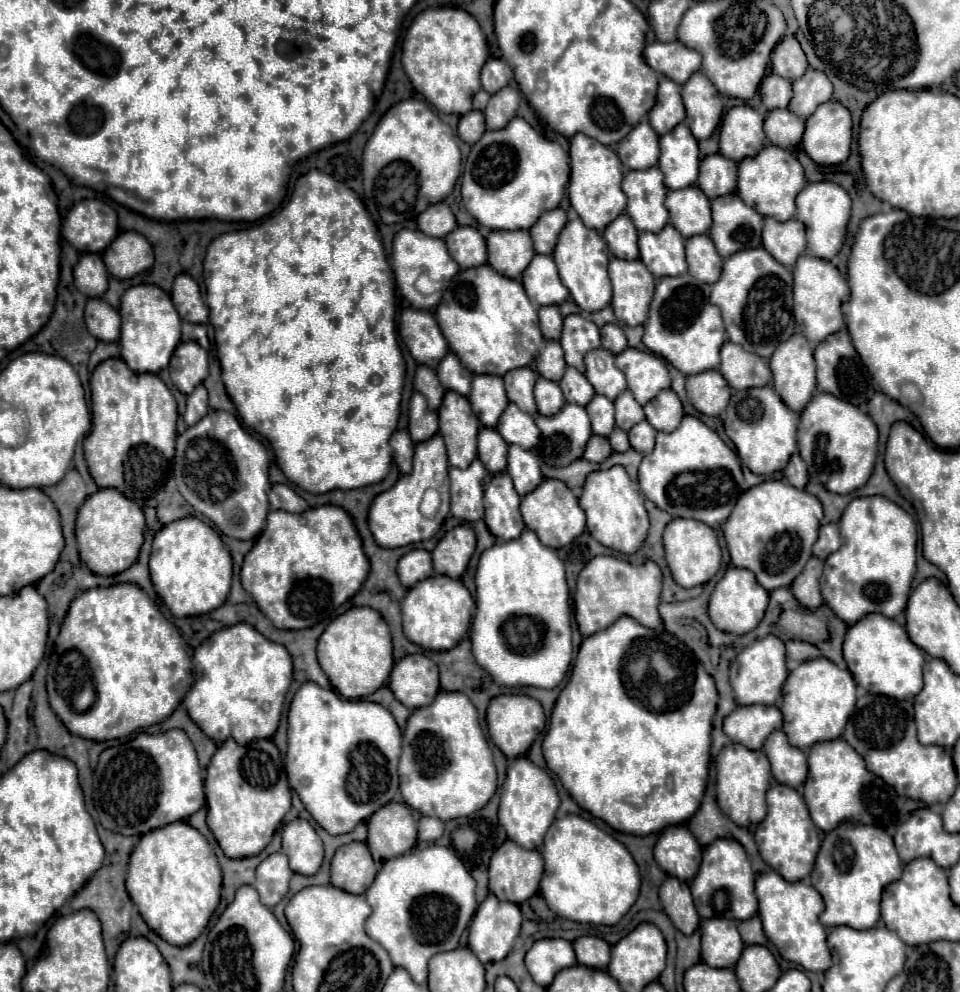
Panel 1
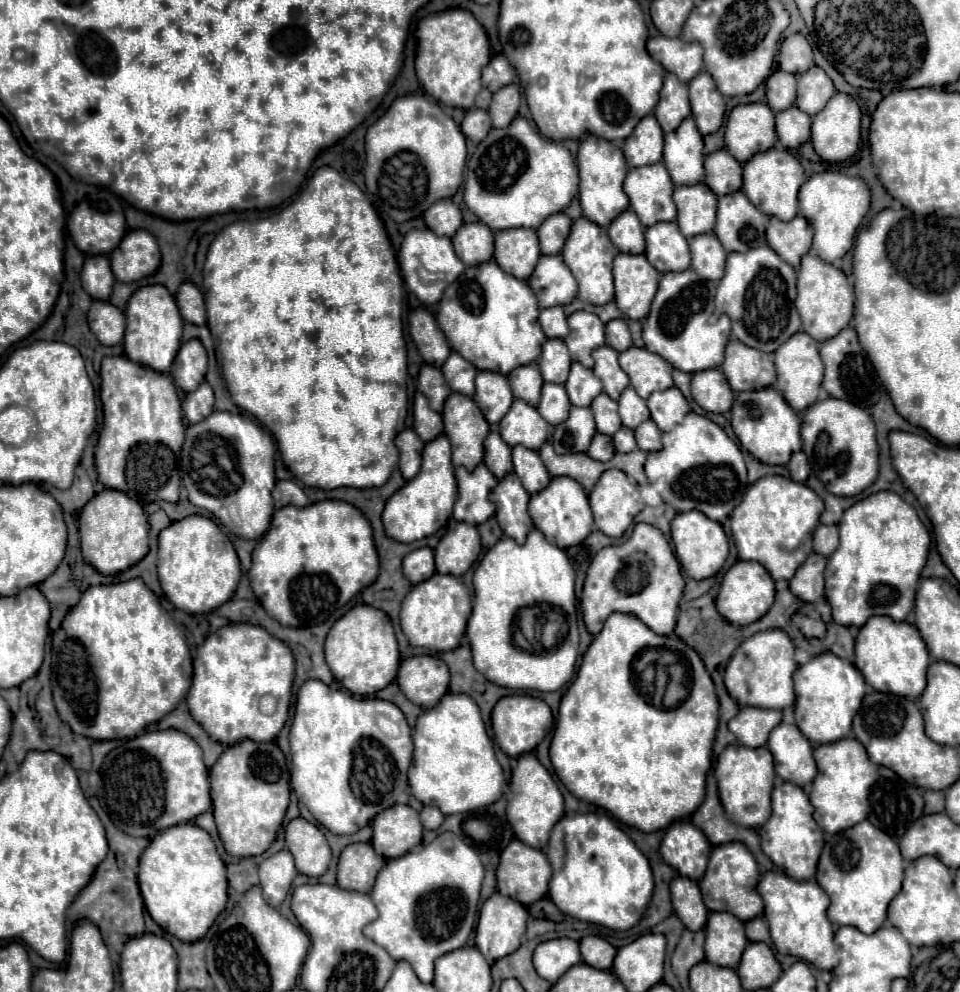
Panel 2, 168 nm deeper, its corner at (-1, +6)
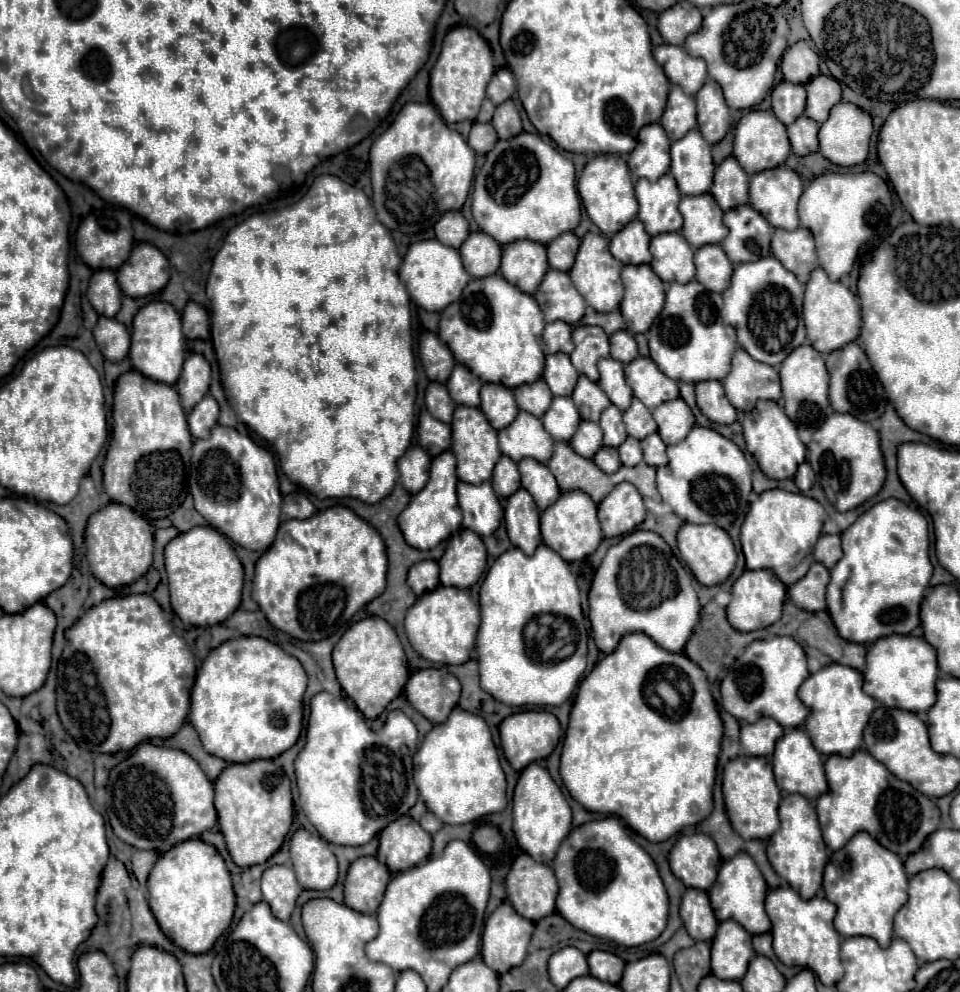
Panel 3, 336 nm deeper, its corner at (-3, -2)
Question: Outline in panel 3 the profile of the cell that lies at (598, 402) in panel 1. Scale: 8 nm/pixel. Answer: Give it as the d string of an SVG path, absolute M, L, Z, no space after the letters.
M609 405L603 411L599 425L601 425L601 431L603 431L603 445L619 447L619 443L623 443L623 439L627 437L625 425L621 421L621 411L615 405Z

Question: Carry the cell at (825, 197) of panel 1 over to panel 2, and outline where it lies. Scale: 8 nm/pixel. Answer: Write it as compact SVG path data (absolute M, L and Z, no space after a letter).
M823 171L811 175L799 191L799 215L809 219L815 229L811 253L833 263L841 259L853 247L855 231L861 225L865 213L871 205L871 191L861 177L849 177L839 171Z

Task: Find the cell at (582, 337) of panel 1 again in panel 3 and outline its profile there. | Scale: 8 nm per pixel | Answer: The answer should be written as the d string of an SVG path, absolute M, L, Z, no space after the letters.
M579 325L573 329L573 343L575 349L569 355L571 363L575 363L575 369L581 375L587 375L591 381L597 381L597 361L601 357L609 357L609 337L601 327Z

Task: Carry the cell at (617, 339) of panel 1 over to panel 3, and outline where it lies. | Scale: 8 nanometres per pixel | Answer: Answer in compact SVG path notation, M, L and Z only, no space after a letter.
M617 331L609 339L611 339L611 357L613 359L619 359L621 363L629 363L631 359L635 359L639 355L637 343L629 331Z

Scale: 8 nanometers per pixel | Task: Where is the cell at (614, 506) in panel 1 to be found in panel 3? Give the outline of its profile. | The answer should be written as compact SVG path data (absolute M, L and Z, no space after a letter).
M619 483L601 503L597 517L605 537L621 537L633 531L645 519L643 497L631 483Z

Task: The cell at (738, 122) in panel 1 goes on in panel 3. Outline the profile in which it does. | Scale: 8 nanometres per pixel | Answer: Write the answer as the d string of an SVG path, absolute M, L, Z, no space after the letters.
M751 111L739 119L735 127L733 157L747 171L747 175L755 175L755 171L781 165L789 153L791 153L791 147L789 147L789 139L785 133L785 125L779 123L779 119L771 115L771 111Z

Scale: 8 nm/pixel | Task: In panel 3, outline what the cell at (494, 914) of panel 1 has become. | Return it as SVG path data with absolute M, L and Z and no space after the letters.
M501 903L485 921L483 937L481 937L481 957L495 973L507 973L511 967L517 967L523 963L527 955L527 947L533 933L533 921L523 919L509 903Z

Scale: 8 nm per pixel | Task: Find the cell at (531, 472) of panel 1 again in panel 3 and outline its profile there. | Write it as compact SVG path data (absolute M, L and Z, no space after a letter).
M529 457L521 459L517 465L521 473L521 485L531 493L539 511L547 509L551 503L555 503L555 499L559 499L559 485L555 483L555 477L547 469L547 465Z

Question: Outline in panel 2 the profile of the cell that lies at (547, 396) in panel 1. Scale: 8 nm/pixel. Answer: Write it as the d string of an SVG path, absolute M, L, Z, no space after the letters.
M545 383L541 391L541 401L537 405L539 415L555 427L557 423L561 423L561 419L565 419L565 415L569 415L569 409L571 403L569 397L565 395L565 387L555 383Z

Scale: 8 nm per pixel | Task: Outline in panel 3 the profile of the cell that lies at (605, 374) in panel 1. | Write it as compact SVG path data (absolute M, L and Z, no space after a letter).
M607 357L607 359L601 359L599 361L599 373L601 373L601 379L599 379L599 387L603 387L603 391L607 393L609 401L619 407L621 411L625 411L631 403L631 397L633 397L633 391L631 387L627 385L625 381L625 375L623 375L623 363Z

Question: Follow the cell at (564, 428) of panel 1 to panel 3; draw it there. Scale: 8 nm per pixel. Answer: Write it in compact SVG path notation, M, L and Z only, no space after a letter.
M581 421L575 435L569 441L571 449L585 459L593 459L595 451L603 445L603 433L599 431L599 423L595 421Z

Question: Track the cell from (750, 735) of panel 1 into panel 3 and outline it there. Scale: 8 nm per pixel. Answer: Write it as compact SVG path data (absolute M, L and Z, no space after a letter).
M767 717L757 723L743 723L739 741L745 755L767 757L775 749L775 739L779 739L779 735L783 735L783 727L775 719Z

